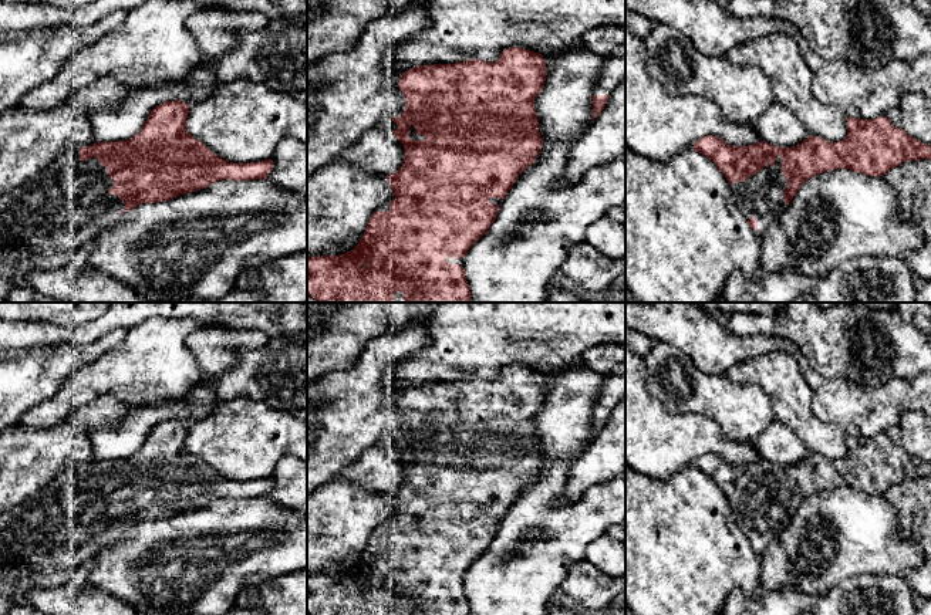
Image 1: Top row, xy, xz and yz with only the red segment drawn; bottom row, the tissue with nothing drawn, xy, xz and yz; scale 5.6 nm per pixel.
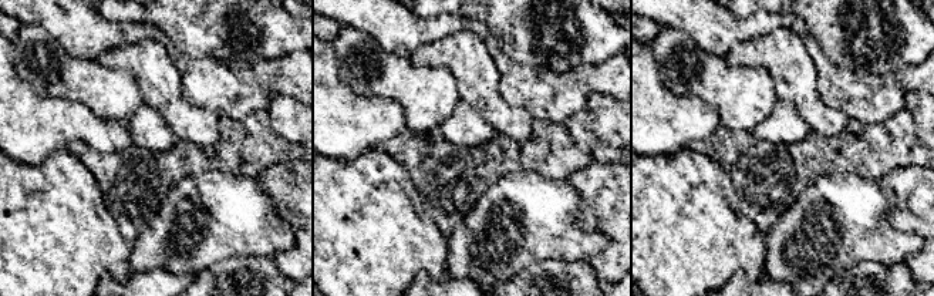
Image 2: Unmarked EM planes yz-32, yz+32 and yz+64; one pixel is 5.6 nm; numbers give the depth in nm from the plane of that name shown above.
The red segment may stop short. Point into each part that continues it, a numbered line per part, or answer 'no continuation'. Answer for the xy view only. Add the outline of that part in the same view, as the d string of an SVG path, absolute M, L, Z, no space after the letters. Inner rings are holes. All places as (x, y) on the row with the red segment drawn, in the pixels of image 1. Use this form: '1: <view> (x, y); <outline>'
1: xy (51, 219); M74 149L55 158L21 187L0 196L0 223L11 236L10 244L0 243L0 303L7 303L13 288L27 287L30 271L75 261L104 229L122 219L125 203L108 193L112 186L108 169L95 156L81 160L80 149Z

